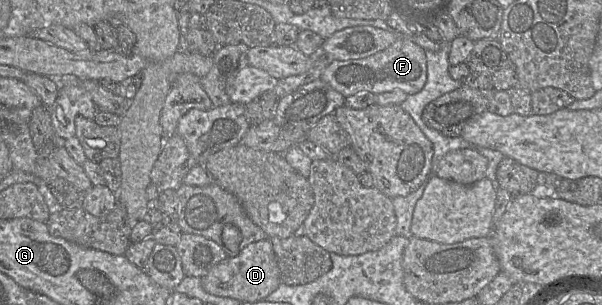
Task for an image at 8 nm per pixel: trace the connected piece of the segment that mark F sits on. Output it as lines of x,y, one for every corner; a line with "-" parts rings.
400,37
388,48
366,58
330,61
320,79
345,98
360,92
371,92
377,95
396,89
412,95
420,92
426,83
425,50
409,38

